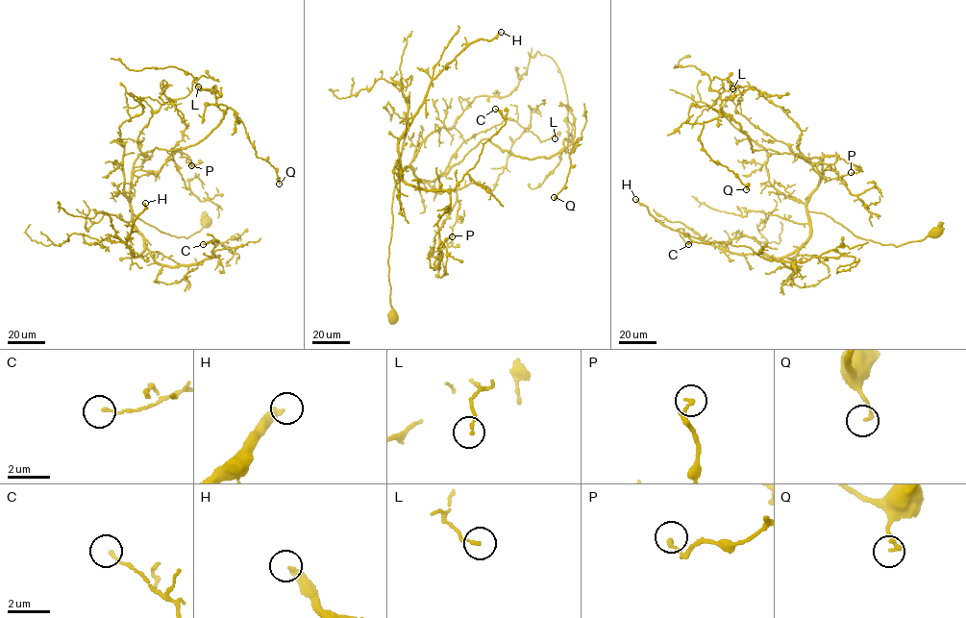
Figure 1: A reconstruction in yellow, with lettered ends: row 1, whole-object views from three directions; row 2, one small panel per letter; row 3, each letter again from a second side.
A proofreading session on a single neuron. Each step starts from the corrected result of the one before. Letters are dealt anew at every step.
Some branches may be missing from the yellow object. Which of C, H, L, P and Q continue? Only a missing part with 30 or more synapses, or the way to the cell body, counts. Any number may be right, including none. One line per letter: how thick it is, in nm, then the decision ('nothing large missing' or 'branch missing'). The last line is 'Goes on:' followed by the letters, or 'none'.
C: 130 nm thick; nothing large missing
H: 300 nm thick; branch missing
L: 110 nm thick; nothing large missing
P: 160 nm thick; nothing large missing
Q: 180 nm thick; nothing large missing
Goes on: H

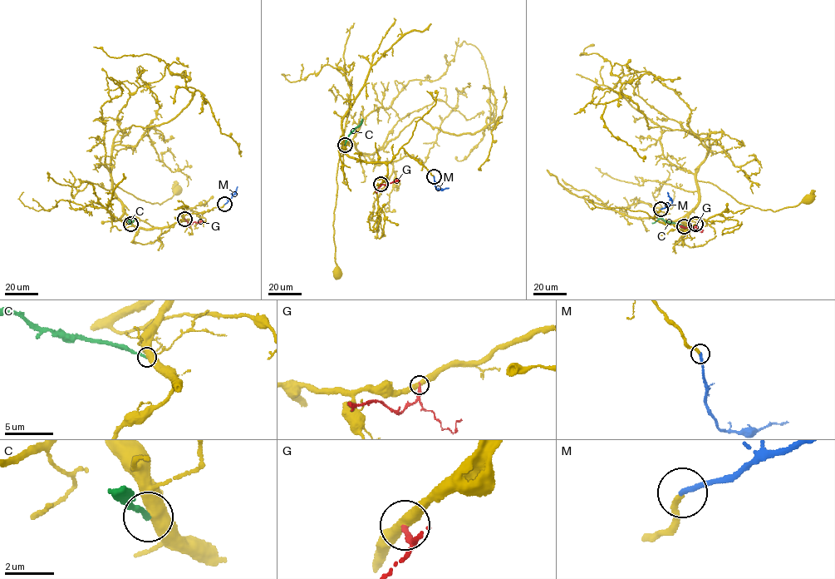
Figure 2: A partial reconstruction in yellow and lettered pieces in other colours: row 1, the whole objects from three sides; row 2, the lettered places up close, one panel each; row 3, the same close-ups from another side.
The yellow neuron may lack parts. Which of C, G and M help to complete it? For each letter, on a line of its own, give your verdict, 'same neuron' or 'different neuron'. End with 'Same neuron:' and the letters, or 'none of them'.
C: different neuron
G: different neuron
M: same neuron
Same neuron: M

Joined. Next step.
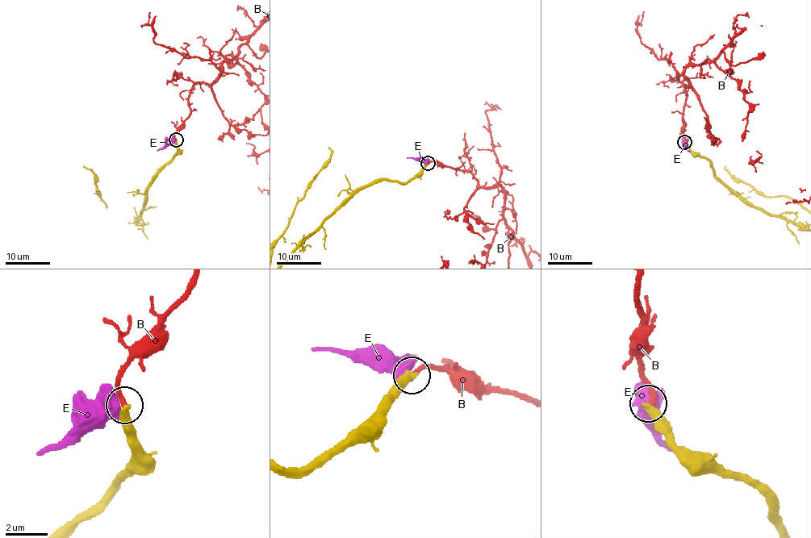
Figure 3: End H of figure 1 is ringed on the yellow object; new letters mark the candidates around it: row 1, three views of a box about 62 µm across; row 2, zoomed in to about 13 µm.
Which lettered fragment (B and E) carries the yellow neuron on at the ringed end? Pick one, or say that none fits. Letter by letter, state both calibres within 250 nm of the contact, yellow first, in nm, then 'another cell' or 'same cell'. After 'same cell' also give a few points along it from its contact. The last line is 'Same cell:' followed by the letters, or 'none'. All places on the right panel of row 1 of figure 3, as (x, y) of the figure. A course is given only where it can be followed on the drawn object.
B: 440 nm thick on the yellow side, 240 nm on the other; another cell
E: 550 nm thick on the yellow side, 650 nm on the other; another cell
Same cell: none

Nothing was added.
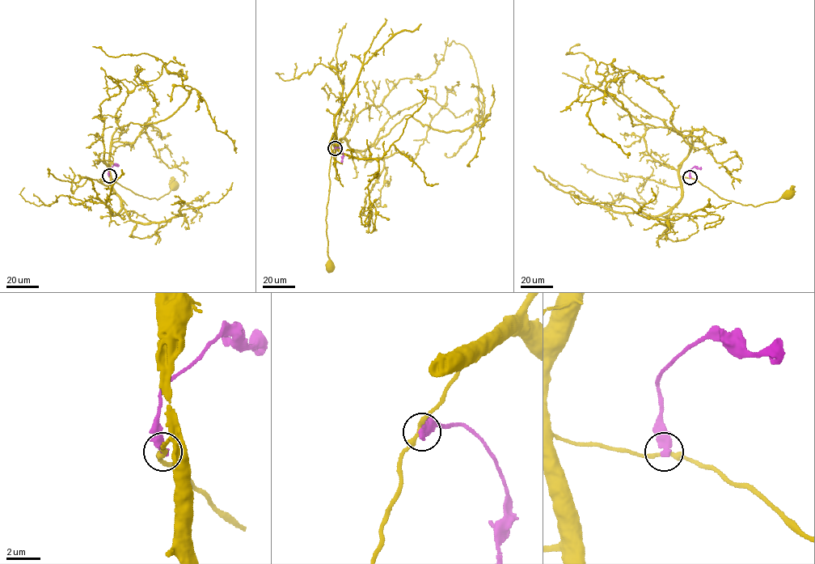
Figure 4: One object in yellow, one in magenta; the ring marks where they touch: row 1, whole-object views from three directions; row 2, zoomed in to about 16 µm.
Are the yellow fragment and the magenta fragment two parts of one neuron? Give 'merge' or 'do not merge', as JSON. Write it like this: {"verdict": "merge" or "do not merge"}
{"verdict": "do not merge"}

